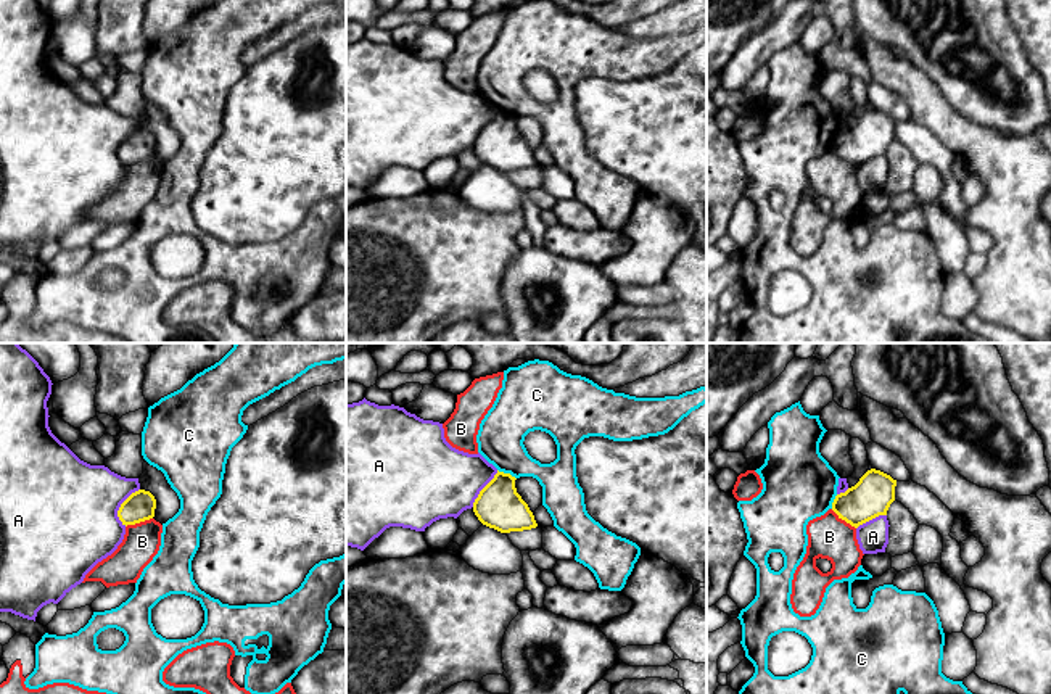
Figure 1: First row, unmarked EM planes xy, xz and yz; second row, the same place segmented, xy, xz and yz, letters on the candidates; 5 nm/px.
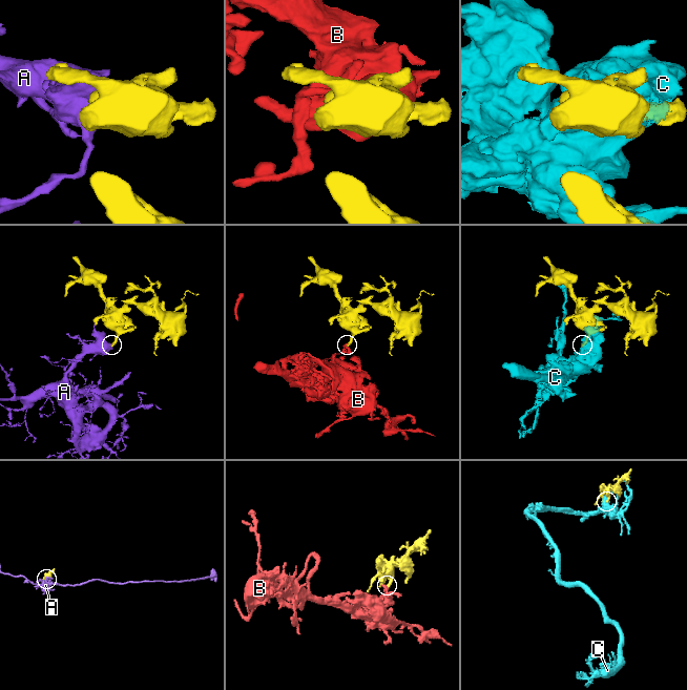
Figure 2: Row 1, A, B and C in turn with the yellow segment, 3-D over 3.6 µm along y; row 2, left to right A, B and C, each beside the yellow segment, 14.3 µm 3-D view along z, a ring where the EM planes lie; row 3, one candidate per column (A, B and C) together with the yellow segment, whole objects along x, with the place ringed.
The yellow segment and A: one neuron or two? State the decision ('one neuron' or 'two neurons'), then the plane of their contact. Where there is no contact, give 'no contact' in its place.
two neurons | xy

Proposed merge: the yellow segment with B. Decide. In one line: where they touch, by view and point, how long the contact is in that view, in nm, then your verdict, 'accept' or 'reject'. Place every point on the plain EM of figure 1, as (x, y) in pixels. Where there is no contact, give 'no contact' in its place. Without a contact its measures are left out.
contact xy (139, 161); length 140 nm; reject

